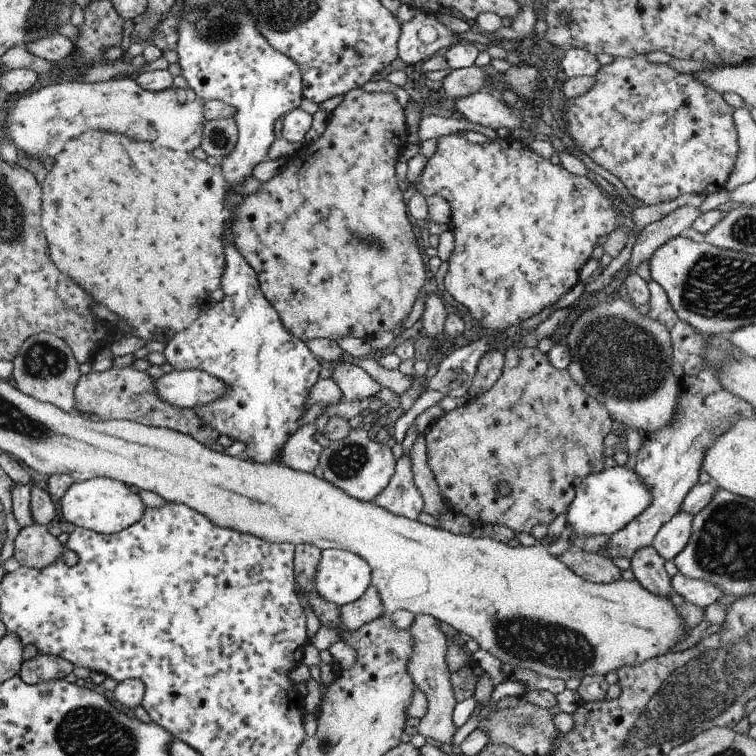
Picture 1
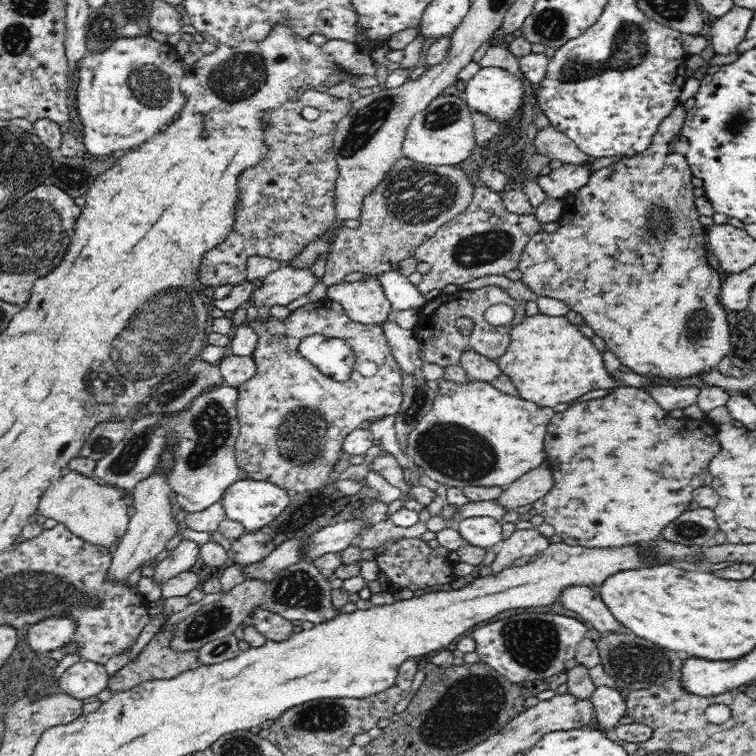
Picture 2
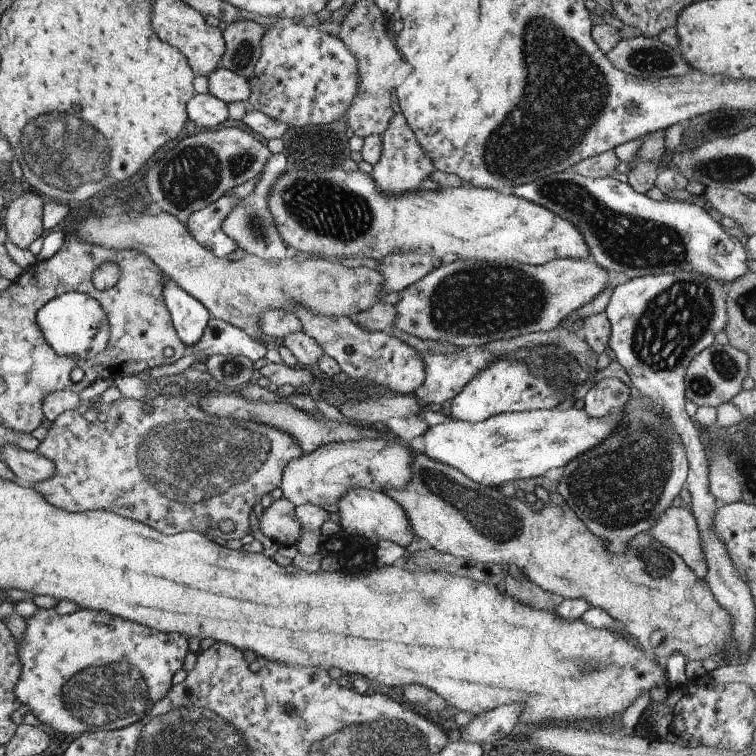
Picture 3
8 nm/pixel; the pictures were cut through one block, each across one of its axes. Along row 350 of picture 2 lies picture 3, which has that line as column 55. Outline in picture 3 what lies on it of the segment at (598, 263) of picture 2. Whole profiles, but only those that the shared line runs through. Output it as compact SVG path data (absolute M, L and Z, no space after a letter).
M37 608L37 612L33 617L22 620L22 625L26 628L24 636L21 641L17 641L21 668L13 694L20 704L25 704L25 706L29 707L29 712L41 722L42 727L59 730L59 732L65 732L65 734L81 734L82 732L96 731L97 729L120 729L137 722L148 710L153 708L153 705L158 700L163 699L167 694L167 691L171 688L171 676L181 670L183 658L187 654L187 640L183 636L179 636L177 633L162 633L145 625L109 616L107 612L75 610L73 613L59 615L55 613L53 608L45 610Z

